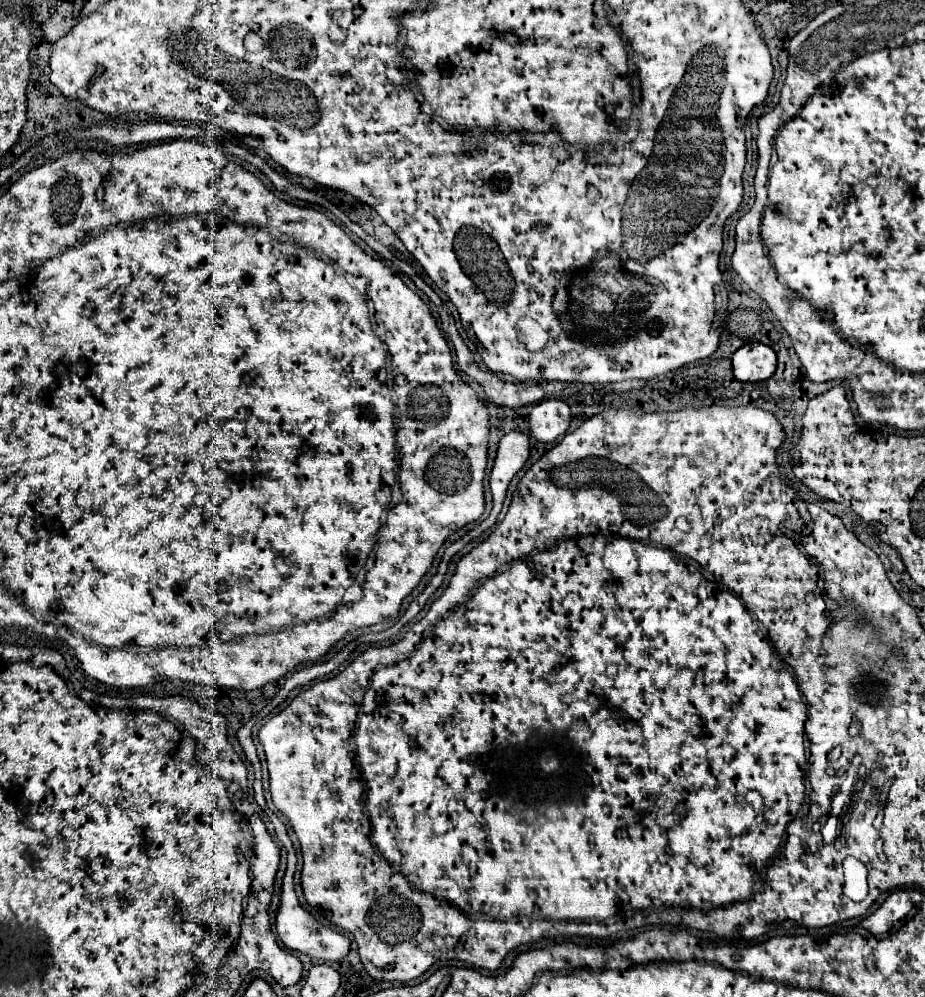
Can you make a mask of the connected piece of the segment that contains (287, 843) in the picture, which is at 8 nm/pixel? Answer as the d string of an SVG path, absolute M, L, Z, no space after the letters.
M280 819L272 821L274 823L274 829L276 829L276 835L278 839L282 841L282 845L286 847L288 851L288 867L286 867L286 875L284 875L284 883L282 883L282 903L280 903L280 909L278 909L278 915L276 915L276 929L278 929L278 937L280 941L288 947L288 949L294 949L294 951L300 951L300 953L306 953L310 957L316 957L316 959L322 959L322 961L342 961L348 951L350 951L350 939L338 931L332 931L328 927L324 927L322 923L318 923L298 901L296 893L294 893L294 871L296 871L296 853L294 853L294 847L292 847L292 841L286 833L286 827Z

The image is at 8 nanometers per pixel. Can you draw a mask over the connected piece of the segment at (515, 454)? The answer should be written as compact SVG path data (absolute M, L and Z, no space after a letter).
M510 431L500 439L498 445L498 453L494 459L494 467L490 471L490 489L492 489L492 497L494 497L494 507L492 513L488 515L488 519L484 519L474 531L470 531L466 537L462 537L460 541L456 541L452 547L446 549L444 557L446 559L446 567L450 563L450 559L472 539L480 537L486 529L490 529L496 523L496 517L502 509L506 491L508 491L508 483L512 481L512 477L524 467L524 463L530 457L530 437L526 433L520 431Z

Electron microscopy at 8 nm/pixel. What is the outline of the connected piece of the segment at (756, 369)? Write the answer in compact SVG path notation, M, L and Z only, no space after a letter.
M746 343L742 345L732 359L734 377L738 381L766 381L776 371L776 353L764 343Z

